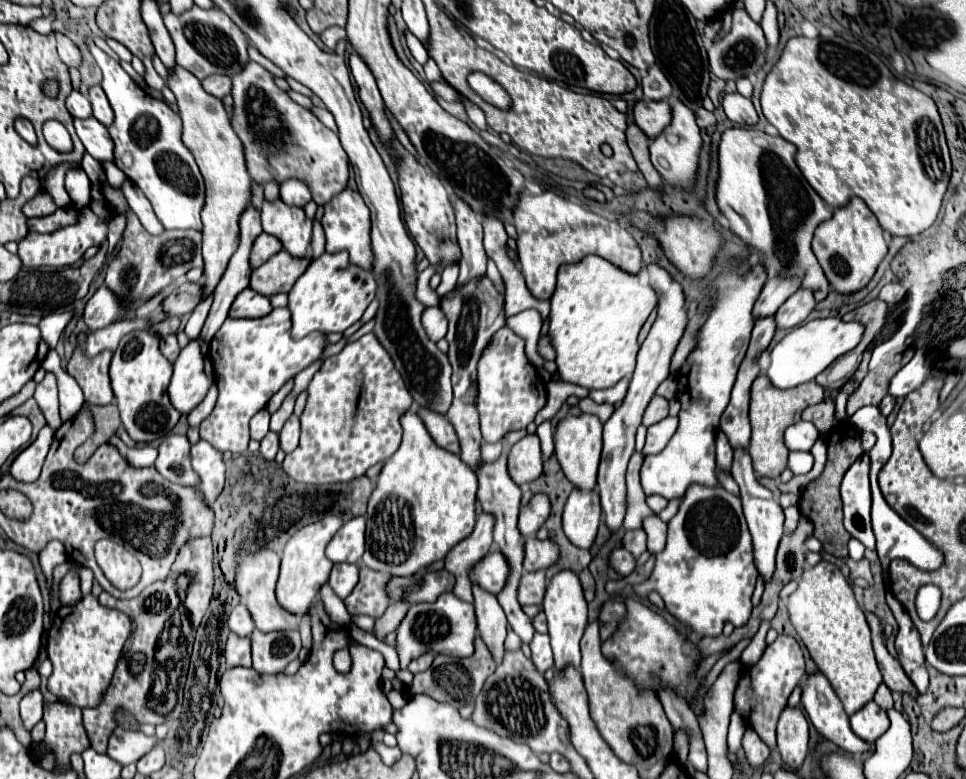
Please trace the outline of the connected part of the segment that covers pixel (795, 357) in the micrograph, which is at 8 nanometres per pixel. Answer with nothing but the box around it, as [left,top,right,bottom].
[767,318,865,388]

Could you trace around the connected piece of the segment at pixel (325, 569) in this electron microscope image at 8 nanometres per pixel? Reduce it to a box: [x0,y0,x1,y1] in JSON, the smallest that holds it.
[277,516,343,616]

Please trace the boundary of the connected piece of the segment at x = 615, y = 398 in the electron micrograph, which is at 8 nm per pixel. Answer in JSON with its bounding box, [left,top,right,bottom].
[589,378,629,404]

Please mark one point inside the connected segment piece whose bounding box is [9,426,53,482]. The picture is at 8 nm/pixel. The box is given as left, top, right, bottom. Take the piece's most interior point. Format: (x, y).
(26, 467)

